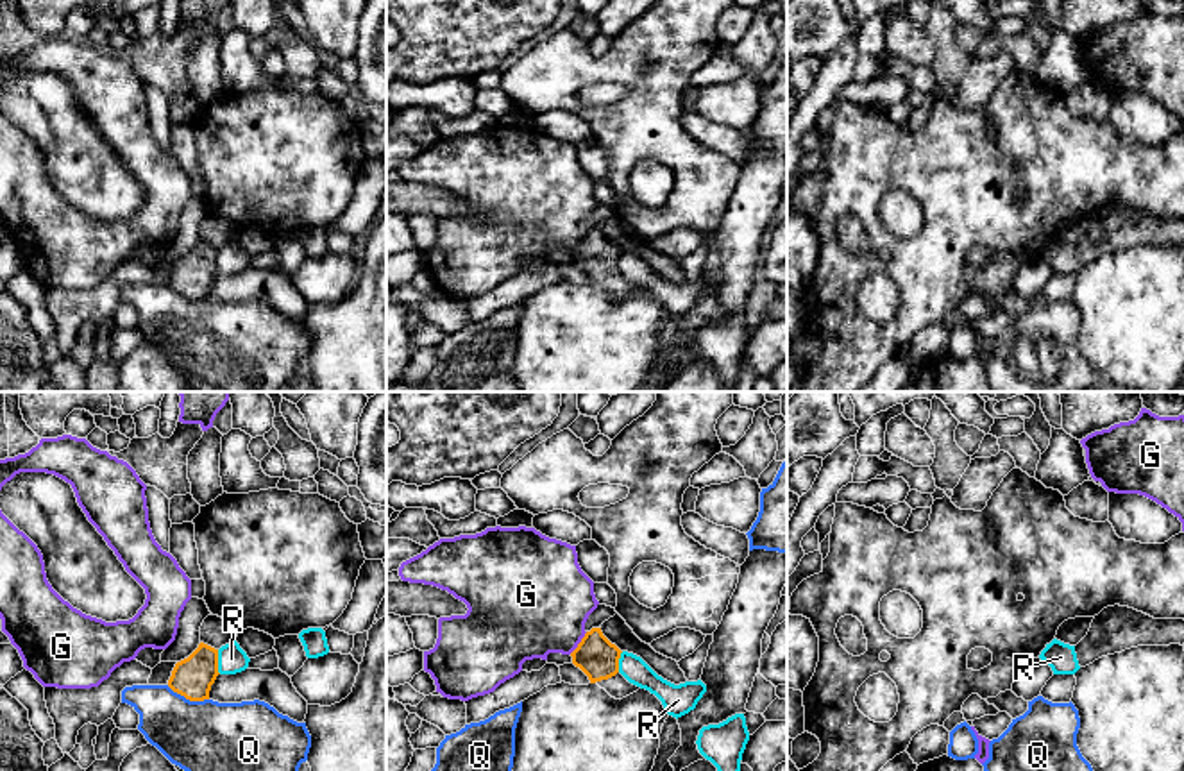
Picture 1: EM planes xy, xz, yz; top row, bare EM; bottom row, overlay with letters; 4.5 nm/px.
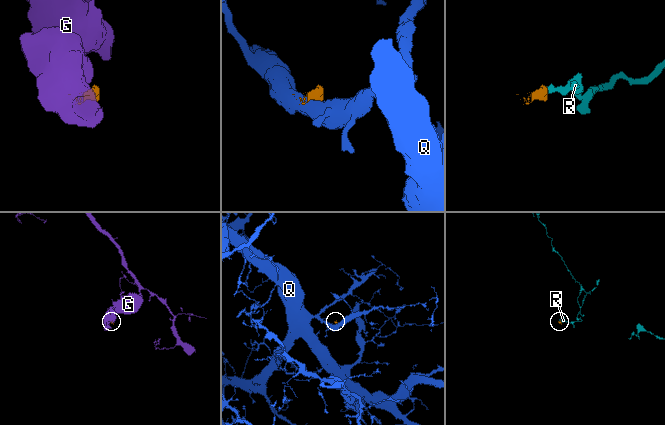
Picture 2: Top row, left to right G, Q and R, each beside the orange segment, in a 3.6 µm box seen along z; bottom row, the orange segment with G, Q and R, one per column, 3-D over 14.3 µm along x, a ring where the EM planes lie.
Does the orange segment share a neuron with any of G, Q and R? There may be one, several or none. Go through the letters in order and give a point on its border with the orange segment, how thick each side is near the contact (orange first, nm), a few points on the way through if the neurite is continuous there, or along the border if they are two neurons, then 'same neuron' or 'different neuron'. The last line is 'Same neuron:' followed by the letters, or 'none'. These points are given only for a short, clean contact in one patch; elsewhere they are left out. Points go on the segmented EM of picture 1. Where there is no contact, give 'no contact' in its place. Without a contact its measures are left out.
G: xz (580, 643) | 180/440 nm | along xz (587, 632), (569, 653) | different neuron
Q: xy (188, 698) | 180/320 nm | along xy (167, 686), (190, 700), (208, 700) | different neuron
R: xy (217, 662) | 180/130 nm | different neuron
Same neuron: none

